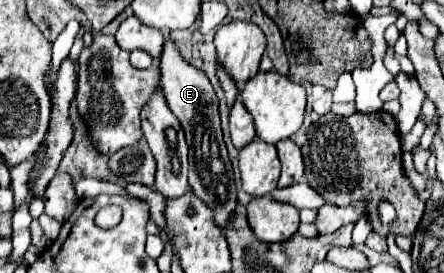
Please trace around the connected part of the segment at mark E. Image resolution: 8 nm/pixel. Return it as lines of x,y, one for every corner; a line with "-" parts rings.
166,37
164,49
160,55
160,87
162,95
170,107
170,111
178,117
186,141
190,147
190,171
188,171
188,183
194,189
194,193
214,211
214,219
220,227
226,225
228,217
236,209
236,187
234,187
234,175
232,165
228,159
228,151
222,139
220,129
220,115
218,115
218,97
216,91
208,79
208,75
202,69
196,69
190,65
182,53
176,49
176,41
172,37

